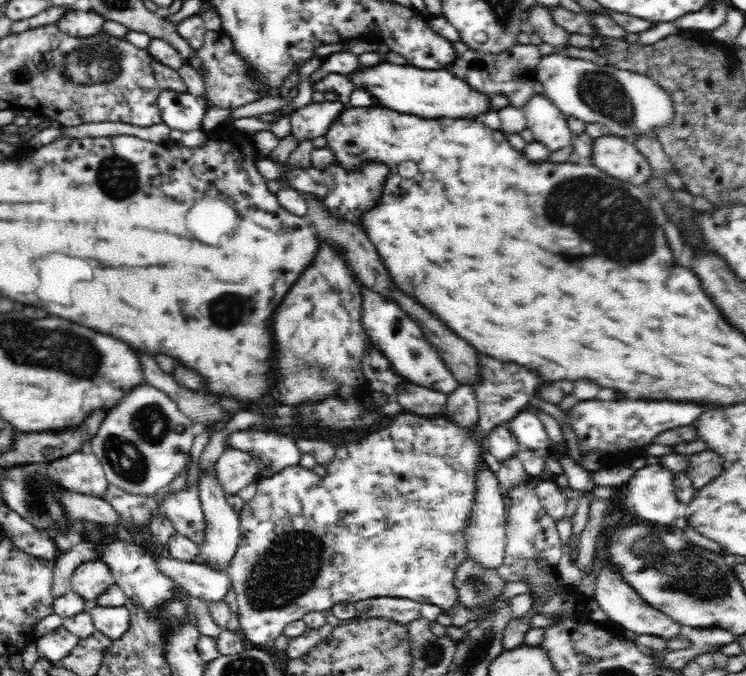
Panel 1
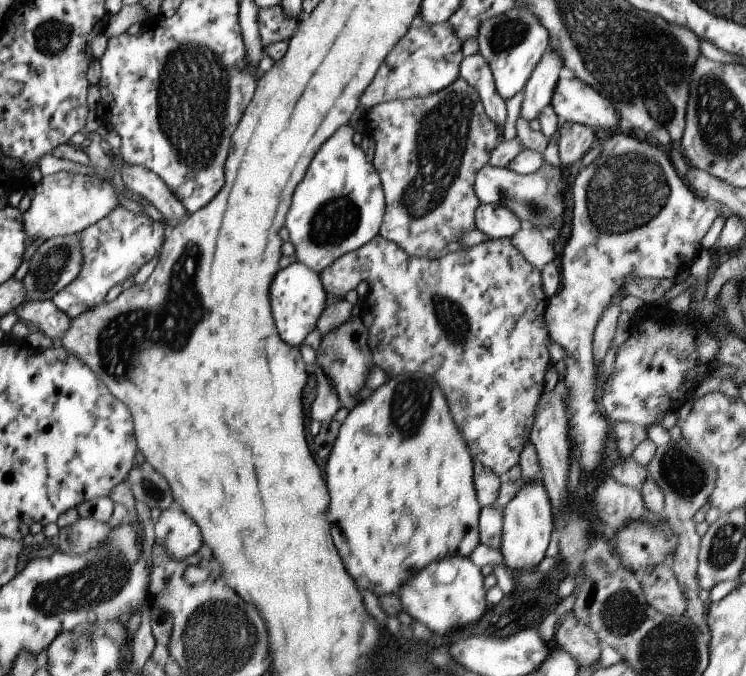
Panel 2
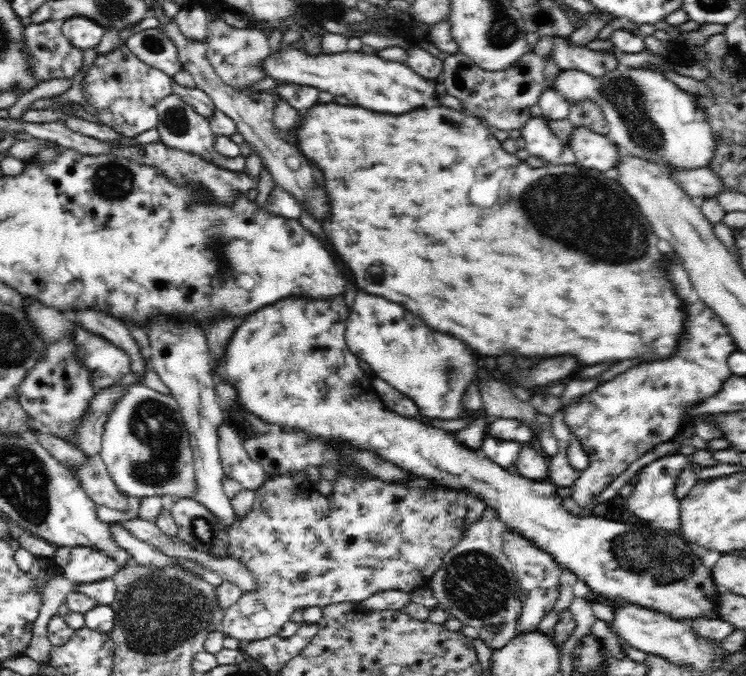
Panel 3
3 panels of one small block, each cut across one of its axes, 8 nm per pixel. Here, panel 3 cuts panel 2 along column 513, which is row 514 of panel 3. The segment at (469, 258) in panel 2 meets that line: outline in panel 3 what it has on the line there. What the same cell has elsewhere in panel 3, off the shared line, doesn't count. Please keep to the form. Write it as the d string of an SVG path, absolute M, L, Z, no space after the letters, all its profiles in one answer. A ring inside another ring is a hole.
M292 472L292 474L282 474L282 476L272 476L270 480L266 480L258 490L256 490L256 500L252 510L244 516L234 520L234 524L230 524L230 532L228 532L228 552L232 558L242 560L246 564L246 568L252 572L252 576L258 582L258 590L256 592L244 592L242 598L232 604L228 610L224 610L222 618L222 628L220 632L224 634L224 638L236 638L240 642L256 642L256 640L266 640L270 636L276 636L276 632L284 626L284 622L290 620L290 614L296 608L308 608L308 606L328 606L328 604L338 604L338 602L364 602L370 596L378 594L378 592L386 592L386 590L402 590L402 592L412 592L418 588L430 588L430 580L434 576L434 572L442 566L442 558L464 538L464 534L460 534L462 530L462 522L466 516L466 506L464 500L468 498L466 492L460 490L450 490L444 486L434 484L432 480L424 480L418 476L410 474L410 482L406 486L398 486L398 484L388 484L384 480L372 478L372 476L340 476L334 484L334 492L330 498L324 498L322 494L318 494L314 490L314 486L310 486L310 482L306 480L304 472Z

